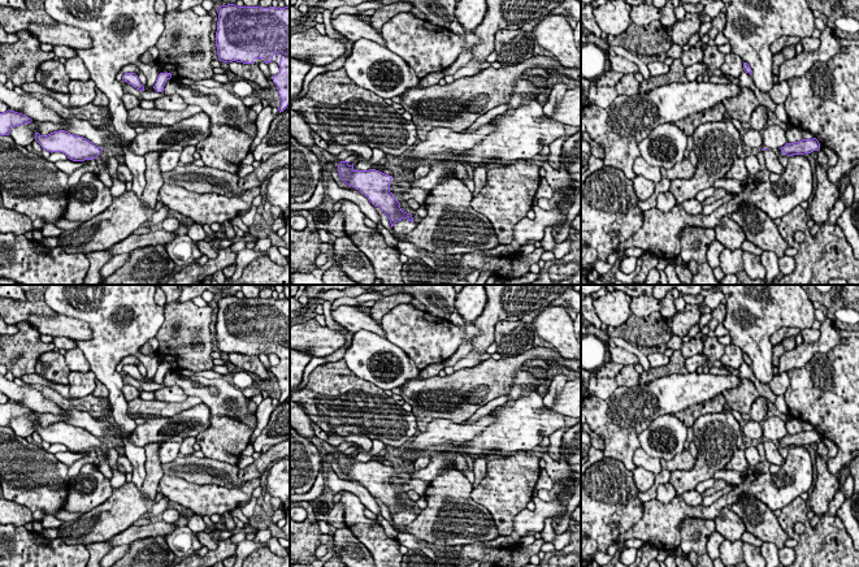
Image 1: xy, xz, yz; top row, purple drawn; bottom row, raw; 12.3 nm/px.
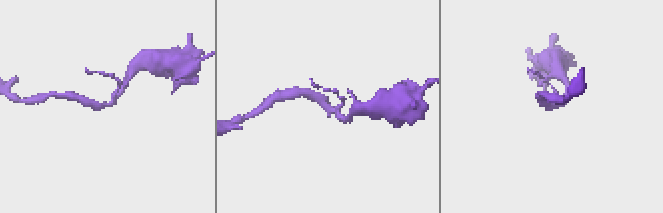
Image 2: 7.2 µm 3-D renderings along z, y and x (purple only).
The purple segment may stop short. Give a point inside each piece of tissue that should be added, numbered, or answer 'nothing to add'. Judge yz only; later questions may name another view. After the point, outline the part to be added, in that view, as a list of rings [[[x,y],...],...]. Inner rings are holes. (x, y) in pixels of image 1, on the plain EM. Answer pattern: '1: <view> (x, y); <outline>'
1: yz (772, 454); [[[773,441],[763,442],[765,459],[769,464],[784,466],[785,459],[781,456],[778,447],[773,443]]]

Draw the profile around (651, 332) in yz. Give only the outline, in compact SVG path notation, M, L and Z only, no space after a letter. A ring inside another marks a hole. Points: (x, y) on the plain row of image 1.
M660 312L651 313L646 319L630 315L625 324L619 328L607 326L607 336L612 339L617 336L638 347L660 347L671 339L667 319Z

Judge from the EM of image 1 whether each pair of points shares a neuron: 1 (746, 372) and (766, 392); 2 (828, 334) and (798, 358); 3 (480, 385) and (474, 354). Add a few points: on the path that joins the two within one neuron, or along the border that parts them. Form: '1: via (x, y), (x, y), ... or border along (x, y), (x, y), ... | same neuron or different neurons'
1: via (751, 377), (760, 386) | same neuron
2: via (820, 342), (806, 351) | same neuron
3: border along (482, 360), (474, 366), (455, 371) | different neurons

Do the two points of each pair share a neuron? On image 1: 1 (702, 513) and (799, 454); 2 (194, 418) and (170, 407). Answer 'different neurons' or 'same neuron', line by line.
1: same neuron
2: different neurons

